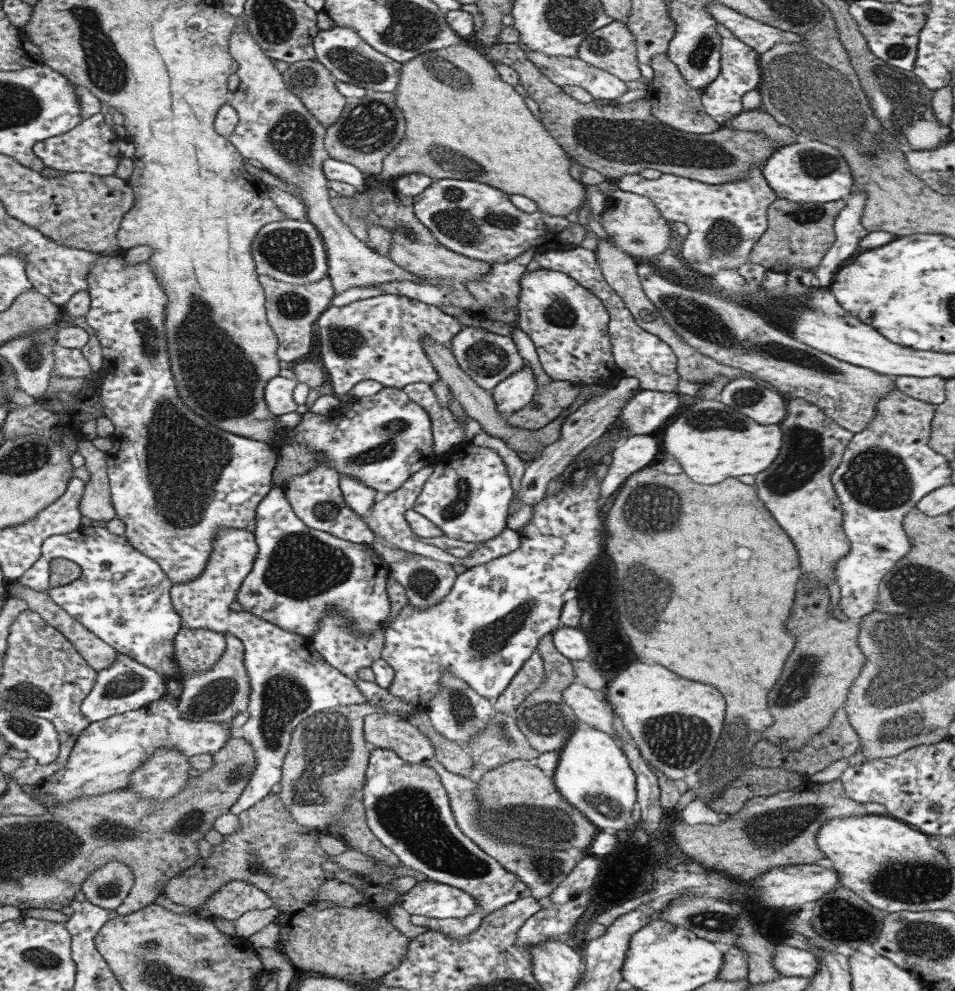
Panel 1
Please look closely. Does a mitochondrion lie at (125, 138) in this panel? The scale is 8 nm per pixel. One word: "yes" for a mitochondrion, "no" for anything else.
no

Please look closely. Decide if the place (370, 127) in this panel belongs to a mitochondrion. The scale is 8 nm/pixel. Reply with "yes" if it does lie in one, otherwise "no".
yes

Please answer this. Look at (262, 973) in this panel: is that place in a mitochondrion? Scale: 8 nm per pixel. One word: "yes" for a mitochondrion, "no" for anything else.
no

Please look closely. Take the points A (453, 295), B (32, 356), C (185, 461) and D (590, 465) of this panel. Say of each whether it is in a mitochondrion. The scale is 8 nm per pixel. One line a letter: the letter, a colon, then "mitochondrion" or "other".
A: other
B: mitochondrion
C: mitochondrion
D: other

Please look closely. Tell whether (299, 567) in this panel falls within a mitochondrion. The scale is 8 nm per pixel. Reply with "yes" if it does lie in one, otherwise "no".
yes

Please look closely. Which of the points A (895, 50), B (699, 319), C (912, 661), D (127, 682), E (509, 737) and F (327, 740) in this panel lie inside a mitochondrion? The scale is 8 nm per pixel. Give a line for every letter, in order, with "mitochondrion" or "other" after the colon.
A: mitochondrion
B: mitochondrion
C: mitochondrion
D: mitochondrion
E: mitochondrion
F: mitochondrion

